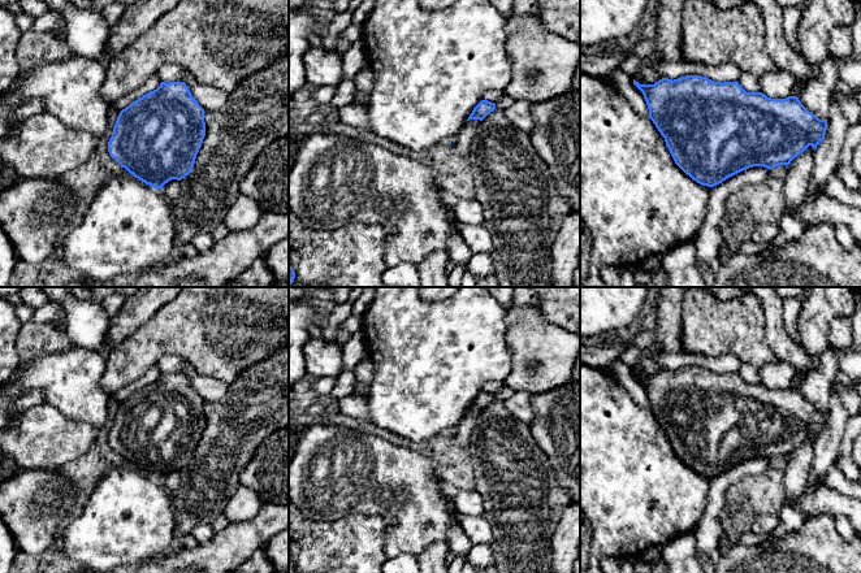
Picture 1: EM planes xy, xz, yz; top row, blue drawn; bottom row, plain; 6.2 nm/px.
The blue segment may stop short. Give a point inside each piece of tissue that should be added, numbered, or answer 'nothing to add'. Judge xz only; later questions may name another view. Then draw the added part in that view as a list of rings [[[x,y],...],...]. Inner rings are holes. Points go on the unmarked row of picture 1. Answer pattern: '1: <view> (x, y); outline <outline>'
nothing to add

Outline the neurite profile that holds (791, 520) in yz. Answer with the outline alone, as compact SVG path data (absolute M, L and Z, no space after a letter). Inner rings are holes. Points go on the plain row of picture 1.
M791 504L783 505L778 513L778 517L779 525L770 534L770 538L765 543L773 543L797 533L799 530L801 530L802 524L806 518L802 512L800 512Z

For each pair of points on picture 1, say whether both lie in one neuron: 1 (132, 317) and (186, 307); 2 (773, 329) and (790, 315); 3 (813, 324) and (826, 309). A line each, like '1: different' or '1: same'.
1: different
2: different
3: same

